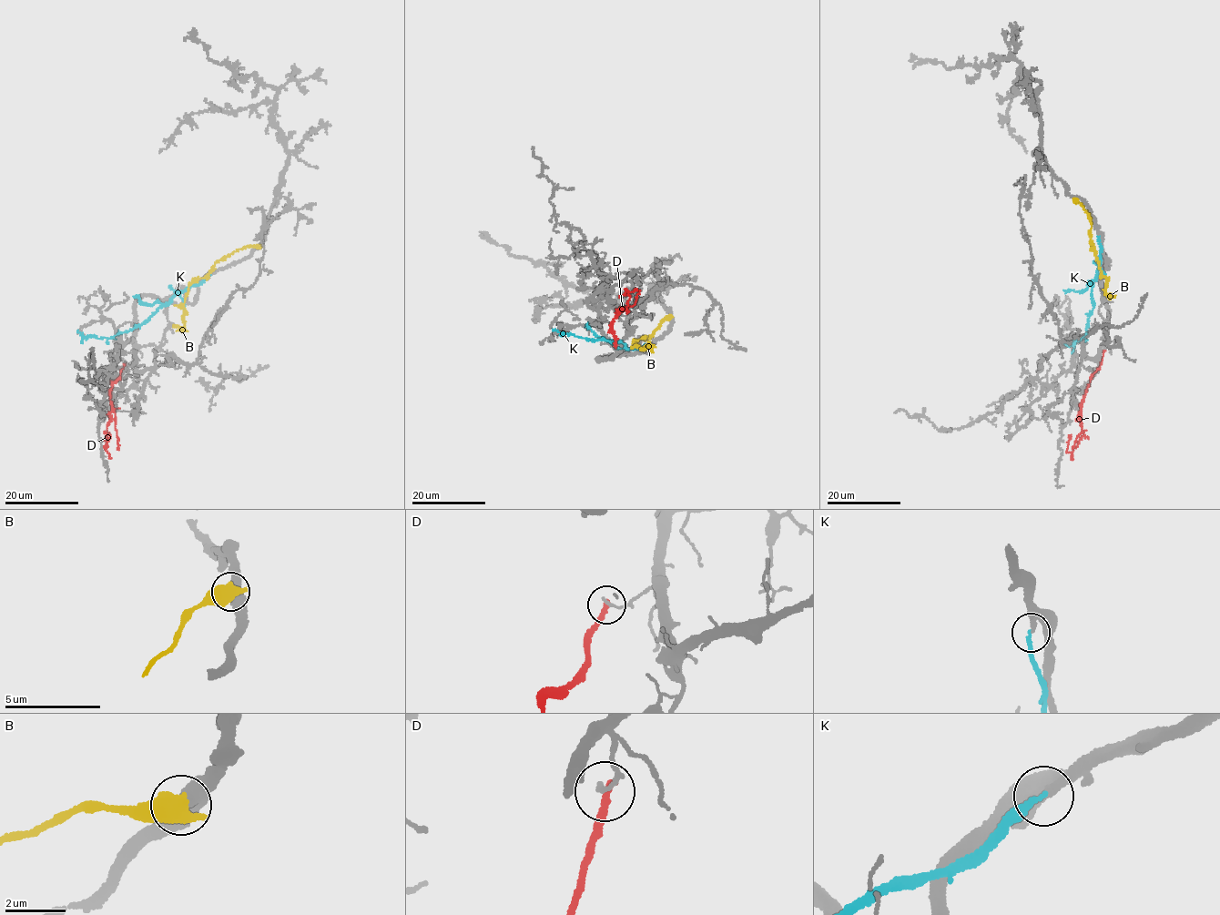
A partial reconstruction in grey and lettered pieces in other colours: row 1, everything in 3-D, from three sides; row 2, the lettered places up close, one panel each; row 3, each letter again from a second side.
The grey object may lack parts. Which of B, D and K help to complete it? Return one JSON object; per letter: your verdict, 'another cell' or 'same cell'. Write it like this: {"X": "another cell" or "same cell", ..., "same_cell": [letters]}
{"B": "another cell", "D": "another cell", "K": "another cell", "same_cell": []}

